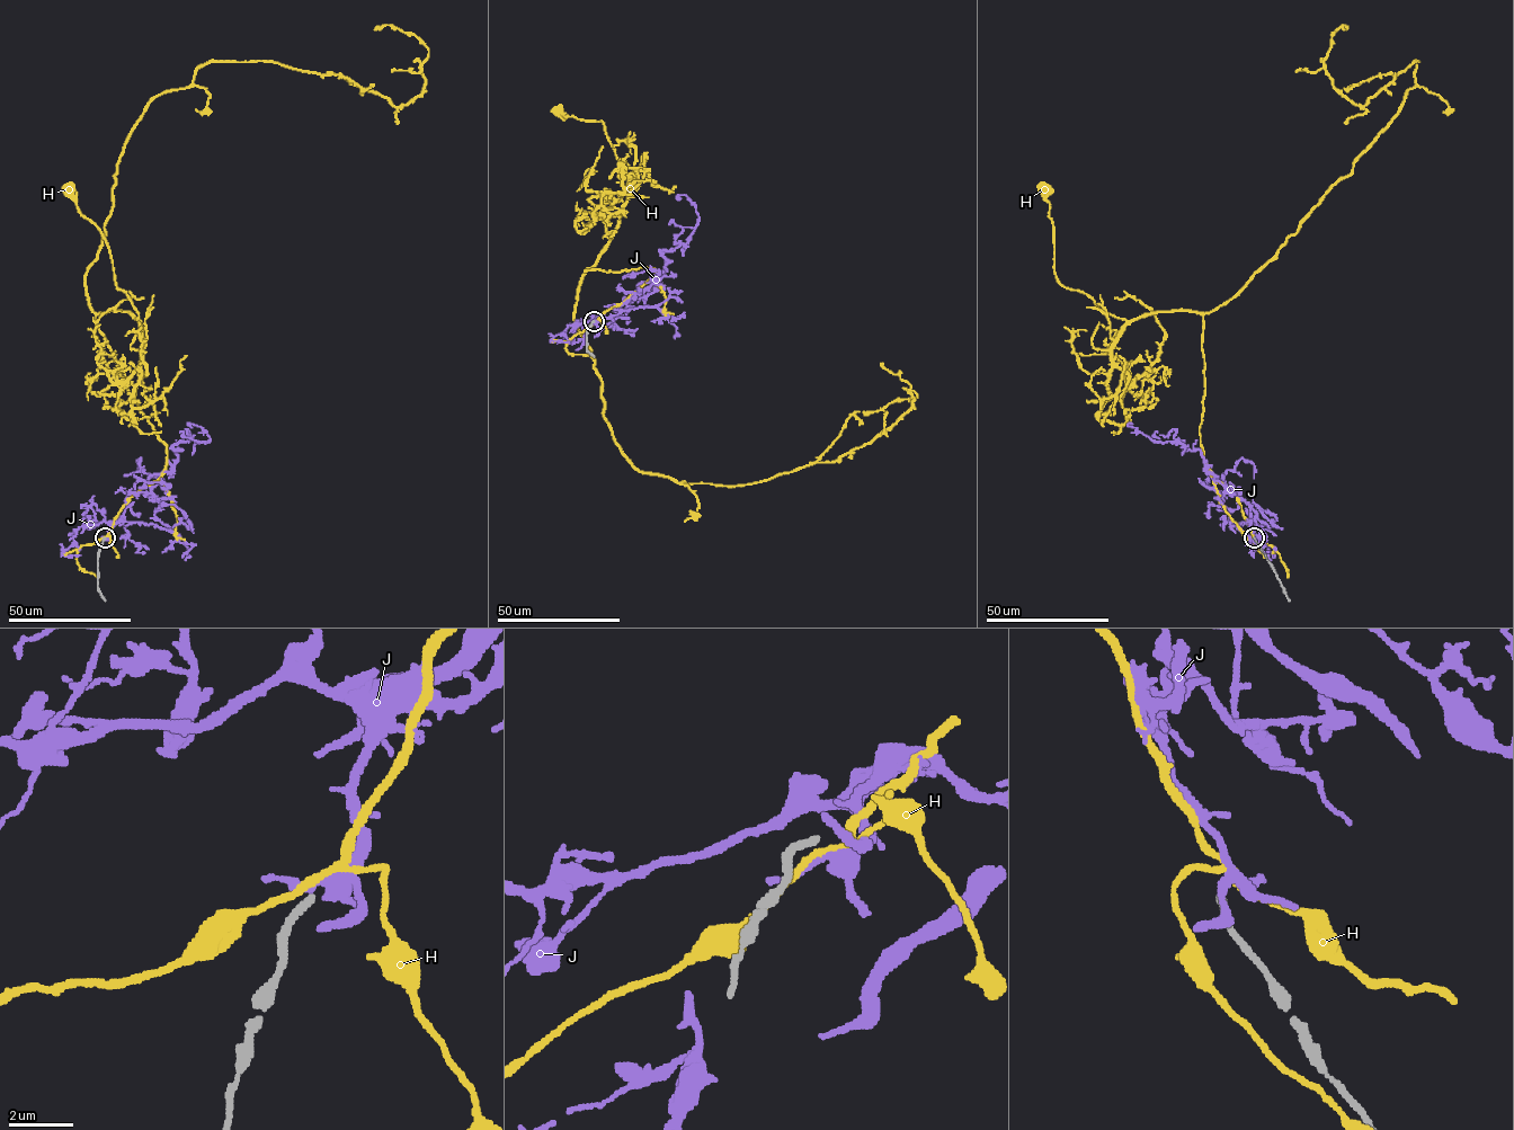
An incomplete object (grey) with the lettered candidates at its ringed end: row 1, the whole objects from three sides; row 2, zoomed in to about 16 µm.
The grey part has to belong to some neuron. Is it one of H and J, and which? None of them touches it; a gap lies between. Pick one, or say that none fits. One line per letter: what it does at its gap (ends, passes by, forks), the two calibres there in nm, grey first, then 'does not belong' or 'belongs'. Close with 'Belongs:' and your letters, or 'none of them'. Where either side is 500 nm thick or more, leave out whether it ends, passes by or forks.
H: it passes by; calibres 240 and 240 nm; does not belong
J: it forks; calibres 240 and 260 nm; does not belong
Belongs: none of them

